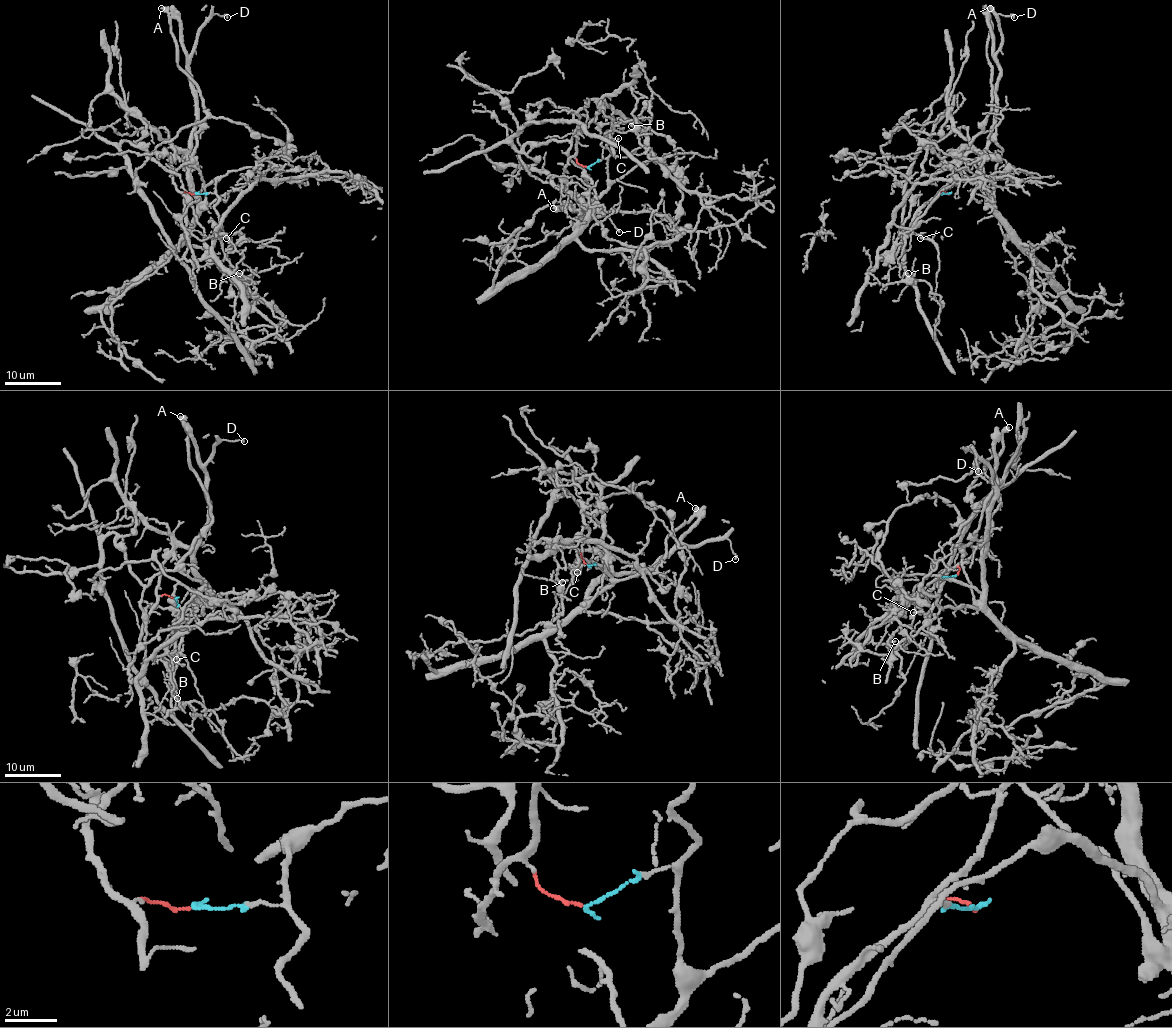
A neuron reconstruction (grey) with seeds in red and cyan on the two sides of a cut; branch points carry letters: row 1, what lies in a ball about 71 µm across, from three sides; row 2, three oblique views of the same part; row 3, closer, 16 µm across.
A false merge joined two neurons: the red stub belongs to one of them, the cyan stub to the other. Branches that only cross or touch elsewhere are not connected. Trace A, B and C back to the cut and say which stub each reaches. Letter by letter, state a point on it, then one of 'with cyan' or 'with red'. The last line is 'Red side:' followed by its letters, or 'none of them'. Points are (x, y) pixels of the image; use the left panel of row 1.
A: (161, 8) | with red
B: (239, 273) | with red
C: (226, 238) | with cyan
Red side: A, B

